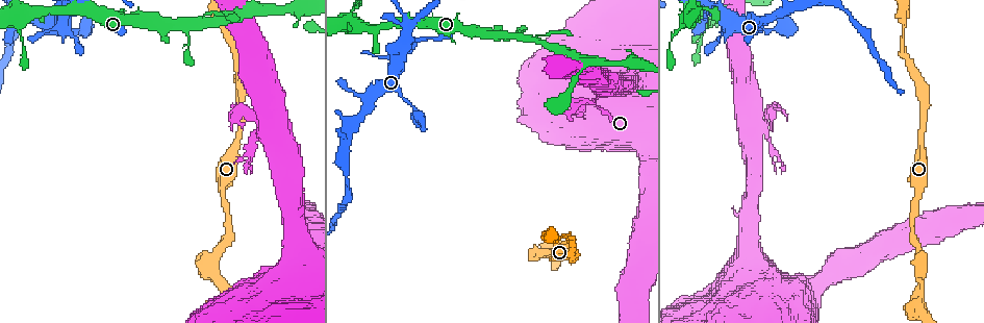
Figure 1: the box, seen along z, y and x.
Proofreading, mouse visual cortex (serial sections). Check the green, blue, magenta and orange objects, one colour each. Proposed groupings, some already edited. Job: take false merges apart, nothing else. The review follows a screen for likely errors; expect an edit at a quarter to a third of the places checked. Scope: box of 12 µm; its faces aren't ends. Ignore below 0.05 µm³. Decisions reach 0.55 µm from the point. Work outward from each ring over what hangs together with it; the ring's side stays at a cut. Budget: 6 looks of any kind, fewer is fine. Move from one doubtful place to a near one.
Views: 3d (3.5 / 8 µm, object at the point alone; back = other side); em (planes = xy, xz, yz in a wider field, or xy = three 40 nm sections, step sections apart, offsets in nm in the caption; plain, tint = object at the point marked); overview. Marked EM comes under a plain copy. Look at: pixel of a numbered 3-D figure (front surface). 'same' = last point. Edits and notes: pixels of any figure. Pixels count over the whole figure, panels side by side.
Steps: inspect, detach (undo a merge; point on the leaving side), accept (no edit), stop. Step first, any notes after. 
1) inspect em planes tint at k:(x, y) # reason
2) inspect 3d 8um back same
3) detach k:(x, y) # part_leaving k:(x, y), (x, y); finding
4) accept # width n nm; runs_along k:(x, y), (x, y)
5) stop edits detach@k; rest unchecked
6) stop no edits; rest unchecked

inspect 3d 8um at 1:(14, 23) # abrupt turn

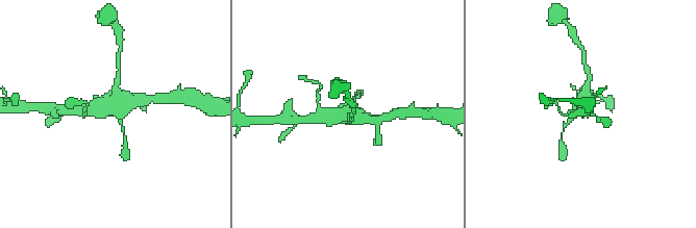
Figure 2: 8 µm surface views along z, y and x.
inspect em xy step 2 tint at 2:(350, 109) # need the tissue

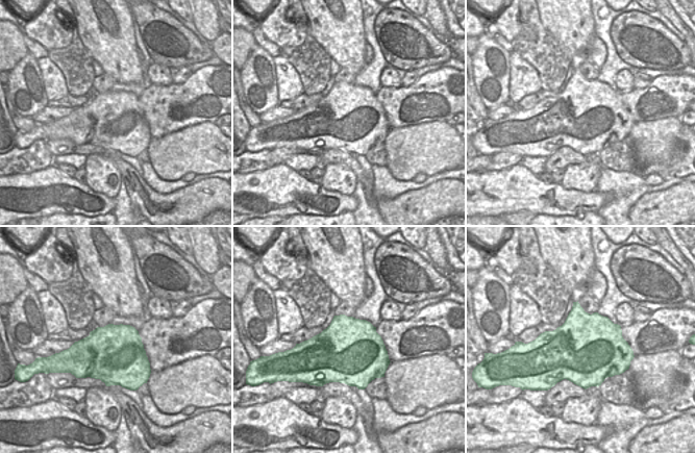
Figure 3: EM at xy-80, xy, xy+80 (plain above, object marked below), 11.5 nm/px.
accept # runs_along 2:(588, 97), (563, 131); one cell here

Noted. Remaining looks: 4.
inspect 3d 3.5um back at 1:(408, 45) # thin arm on a thick one

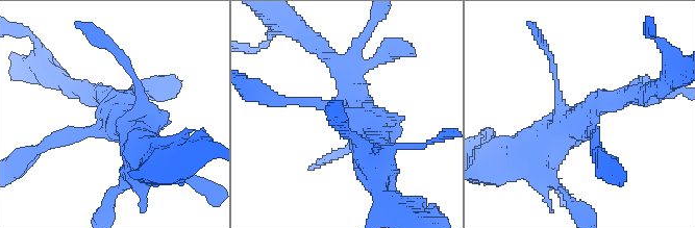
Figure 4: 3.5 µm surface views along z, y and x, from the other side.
inspect em planes tint at 4:(576, 132) # arms 3; arm_widths 150, 300, 500 nm

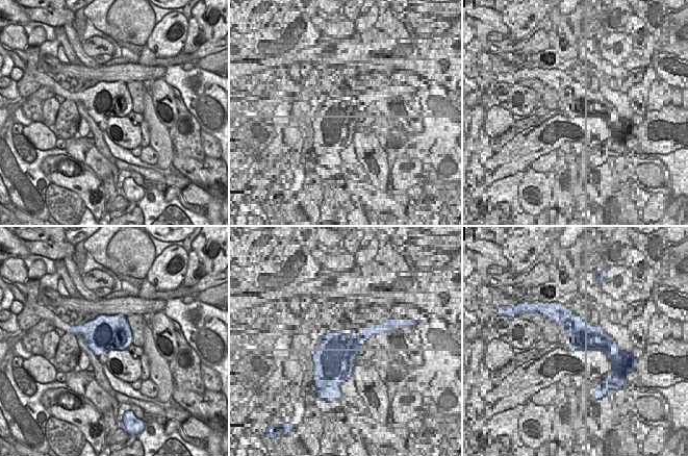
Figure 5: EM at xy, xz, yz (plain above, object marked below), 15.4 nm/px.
accept # runs_along 4:(374, 165), (371, 127), (291, 101); one cell here

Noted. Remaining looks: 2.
inspect 3d 3.5um at 1:(763, 125) # narrows sharply

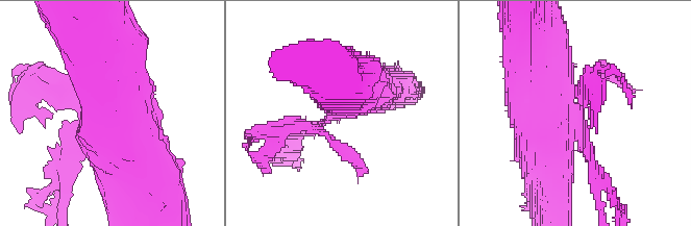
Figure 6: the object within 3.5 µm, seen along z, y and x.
inspect em xy step 3 tint at 6:(332, 114)

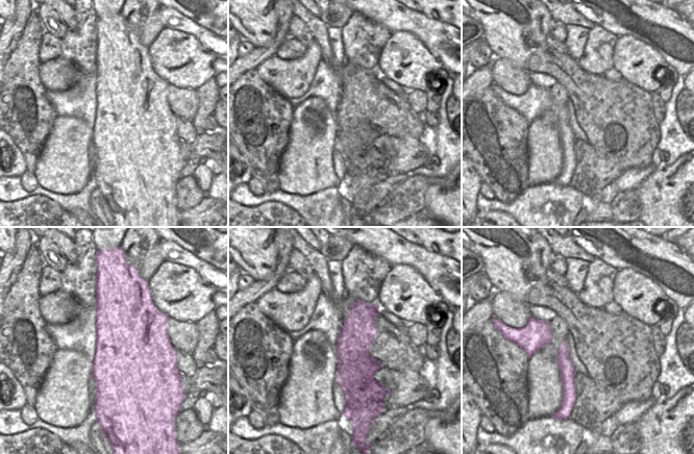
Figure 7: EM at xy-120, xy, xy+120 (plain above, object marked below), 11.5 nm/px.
detach 6:(309, 131) # part_leaving 6:(327, 120), (276, 125), (261, 135); a second cell is stuck on

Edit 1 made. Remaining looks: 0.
stop edits detach@6; rest unchecked

